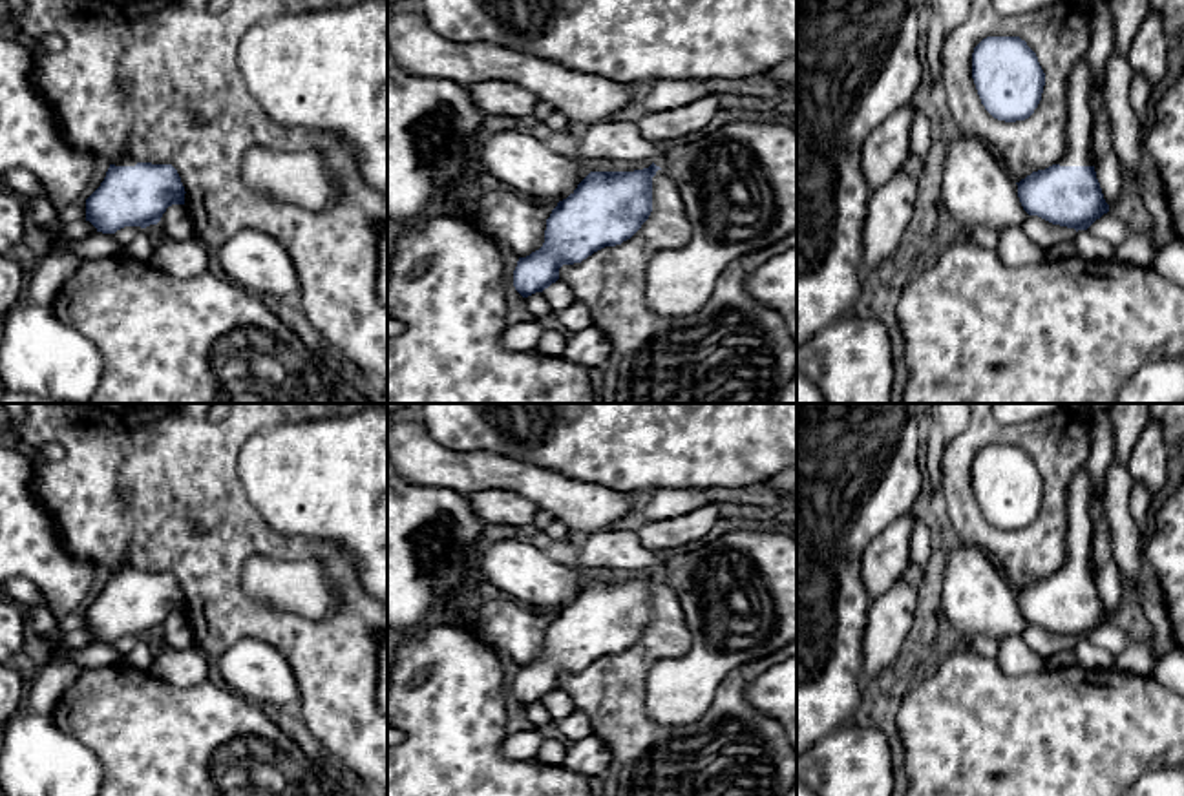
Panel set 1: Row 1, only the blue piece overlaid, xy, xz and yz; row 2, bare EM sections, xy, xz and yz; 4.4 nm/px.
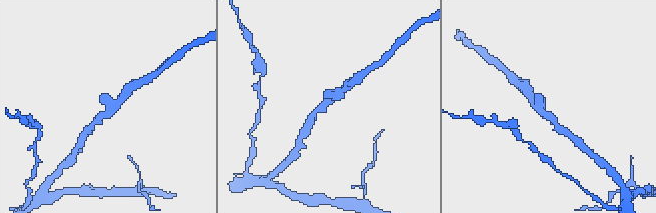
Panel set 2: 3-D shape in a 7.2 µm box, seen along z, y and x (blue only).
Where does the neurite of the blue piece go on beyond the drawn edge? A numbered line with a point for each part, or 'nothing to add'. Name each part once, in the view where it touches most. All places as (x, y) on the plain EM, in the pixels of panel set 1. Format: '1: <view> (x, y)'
1: yz (1080, 495)

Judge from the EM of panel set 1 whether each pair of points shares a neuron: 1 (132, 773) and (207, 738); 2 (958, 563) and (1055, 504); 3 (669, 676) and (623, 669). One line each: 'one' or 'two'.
1: one
2: two
3: two

